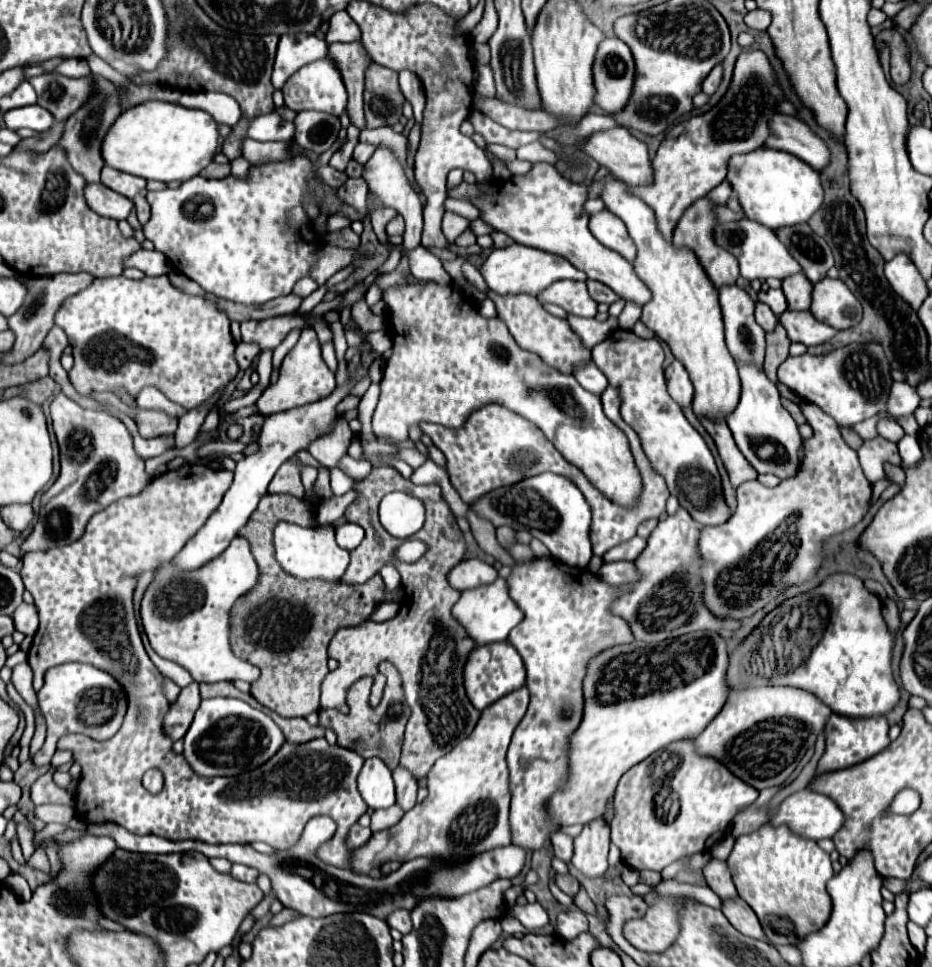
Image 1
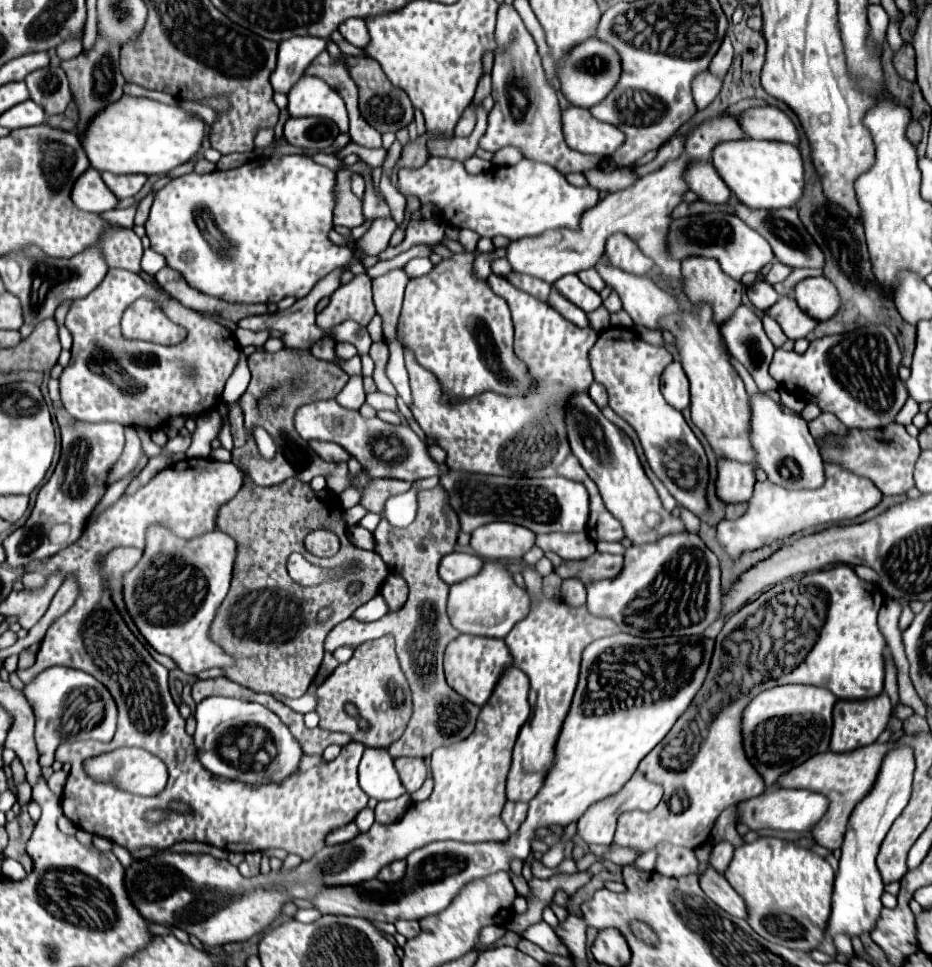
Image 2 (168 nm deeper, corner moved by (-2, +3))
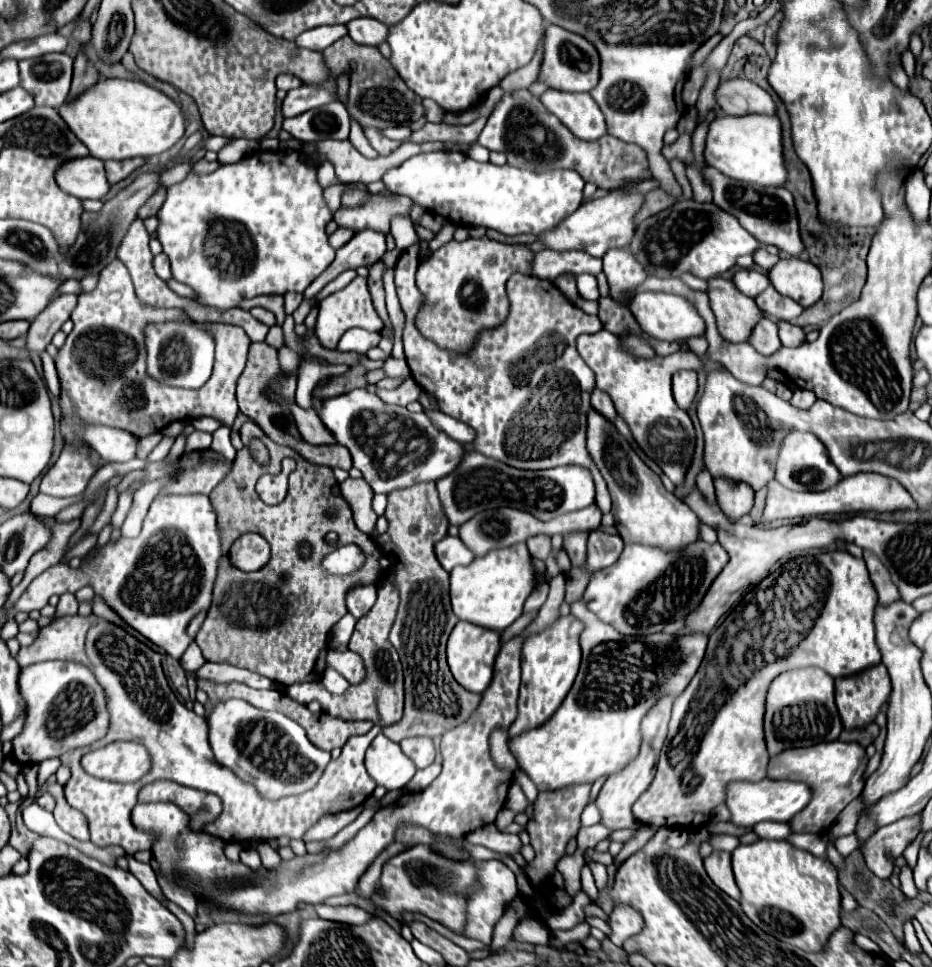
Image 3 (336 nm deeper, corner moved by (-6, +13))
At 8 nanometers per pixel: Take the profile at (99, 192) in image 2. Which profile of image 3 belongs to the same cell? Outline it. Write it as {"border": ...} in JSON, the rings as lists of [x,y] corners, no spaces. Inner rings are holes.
{"border":[[[82,157],[76,161],[64,163],[56,171],[56,181],[60,189],[78,199],[102,199],[110,191],[106,179],[104,161],[96,157]]]}

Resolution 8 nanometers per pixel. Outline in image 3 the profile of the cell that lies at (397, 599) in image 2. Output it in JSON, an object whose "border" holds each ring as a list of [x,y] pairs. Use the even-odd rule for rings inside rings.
{"border":[[[386,577],[378,585],[378,601],[368,615],[364,615],[354,629],[348,649],[358,653],[366,667],[366,677],[358,685],[350,685],[342,695],[330,693],[330,715],[340,719],[356,719],[356,721],[372,721],[374,725],[388,727],[400,721],[404,713],[404,675],[396,649],[388,641],[392,621],[396,621],[400,605],[400,595],[396,589],[394,577]]]}

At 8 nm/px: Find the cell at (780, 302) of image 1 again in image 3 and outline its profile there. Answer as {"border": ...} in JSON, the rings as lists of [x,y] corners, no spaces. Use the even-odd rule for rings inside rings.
{"border":[[[740,269],[734,277],[732,277],[734,285],[748,297],[756,297],[760,295],[768,285],[770,279],[764,271],[756,271],[756,269]]]}

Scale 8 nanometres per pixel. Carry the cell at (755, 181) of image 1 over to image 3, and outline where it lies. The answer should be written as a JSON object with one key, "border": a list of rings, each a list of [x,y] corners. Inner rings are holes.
{"border":[[[722,115],[710,123],[706,137],[706,161],[720,173],[746,183],[782,187],[788,179],[784,149],[782,149],[782,127],[780,119],[768,115],[744,115],[730,117]]]}

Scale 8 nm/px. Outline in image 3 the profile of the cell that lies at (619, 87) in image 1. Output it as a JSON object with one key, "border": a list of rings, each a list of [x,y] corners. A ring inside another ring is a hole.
{"border":[[[548,25],[540,79],[558,91],[570,91],[570,93],[592,91],[600,81],[600,55],[586,37],[566,31],[558,25]]]}

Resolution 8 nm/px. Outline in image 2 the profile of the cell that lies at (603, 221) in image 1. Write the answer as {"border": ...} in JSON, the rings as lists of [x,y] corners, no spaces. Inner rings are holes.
{"border":[[[612,235],[606,243],[604,255],[608,265],[616,265],[618,269],[632,275],[646,275],[654,267],[654,261],[640,253],[636,243],[632,243],[632,239],[626,235]]]}

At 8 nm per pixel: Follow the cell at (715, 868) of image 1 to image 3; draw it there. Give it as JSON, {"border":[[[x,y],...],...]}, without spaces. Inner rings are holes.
{"border":[[[762,779],[758,783],[736,781],[728,785],[726,805],[730,809],[730,823],[736,827],[752,827],[760,821],[790,821],[796,813],[800,813],[812,799],[812,789],[802,781],[774,781]]]}

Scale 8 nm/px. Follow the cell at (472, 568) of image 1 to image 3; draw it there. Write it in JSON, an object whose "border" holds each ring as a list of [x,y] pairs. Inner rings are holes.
{"border":[[[446,535],[436,543],[436,557],[446,571],[452,571],[458,565],[470,565],[474,561],[474,553],[460,541],[460,537]]]}

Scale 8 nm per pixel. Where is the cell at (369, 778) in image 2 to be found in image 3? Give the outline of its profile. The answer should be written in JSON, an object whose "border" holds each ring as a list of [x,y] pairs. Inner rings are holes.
{"border":[[[376,735],[366,751],[366,771],[376,781],[376,785],[388,791],[404,789],[414,777],[414,763],[400,751],[400,745],[390,741],[386,735]]]}

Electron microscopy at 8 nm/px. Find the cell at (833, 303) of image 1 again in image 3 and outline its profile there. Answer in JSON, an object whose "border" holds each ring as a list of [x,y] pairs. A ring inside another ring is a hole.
{"border":[[[782,259],[768,273],[770,283],[778,289],[778,293],[792,297],[802,307],[810,307],[822,297],[822,273],[816,265],[802,259]]]}

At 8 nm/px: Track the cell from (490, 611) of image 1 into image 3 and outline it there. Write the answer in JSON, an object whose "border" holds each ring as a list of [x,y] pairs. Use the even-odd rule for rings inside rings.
{"border":[[[526,543],[496,549],[484,557],[476,557],[468,567],[456,567],[450,571],[450,599],[456,617],[498,633],[508,629],[522,615],[524,601],[532,589],[534,571]]]}

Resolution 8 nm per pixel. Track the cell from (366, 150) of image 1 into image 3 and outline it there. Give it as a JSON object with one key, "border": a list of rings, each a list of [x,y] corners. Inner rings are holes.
{"border":[[[324,161],[319,167],[318,167],[318,183],[320,183],[320,186],[325,189],[326,187],[330,187],[332,185],[338,185],[340,184],[340,181],[338,181],[335,170],[333,165],[328,162]]]}

